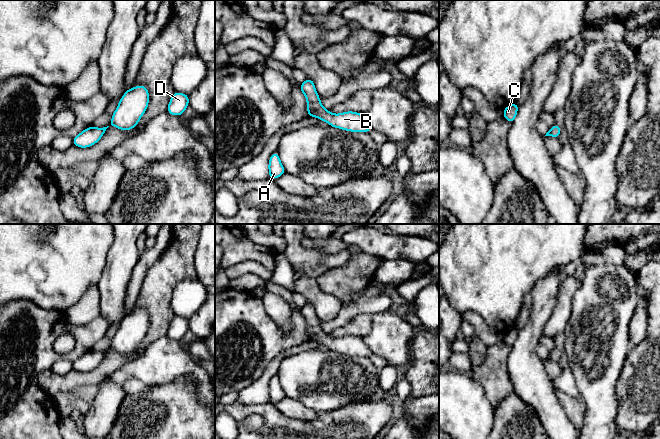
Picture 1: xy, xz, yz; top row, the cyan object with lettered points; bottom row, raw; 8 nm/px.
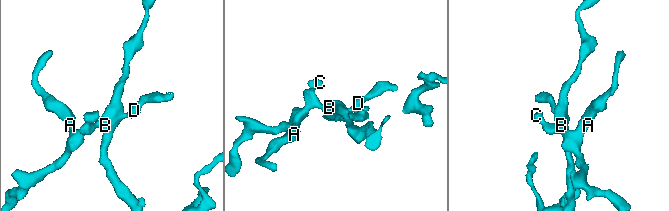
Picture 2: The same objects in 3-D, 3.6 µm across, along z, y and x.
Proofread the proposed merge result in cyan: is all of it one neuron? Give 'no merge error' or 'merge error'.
no merge error

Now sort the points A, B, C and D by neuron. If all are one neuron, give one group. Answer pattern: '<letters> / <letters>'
A B C D

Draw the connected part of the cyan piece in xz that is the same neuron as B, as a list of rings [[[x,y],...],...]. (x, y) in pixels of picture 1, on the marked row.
[[[307,78],[301,83],[299,89],[306,97],[308,117],[317,117],[321,121],[326,121],[329,126],[350,132],[369,133],[372,130],[362,113],[347,111],[333,114],[326,110],[320,101],[312,79]]]

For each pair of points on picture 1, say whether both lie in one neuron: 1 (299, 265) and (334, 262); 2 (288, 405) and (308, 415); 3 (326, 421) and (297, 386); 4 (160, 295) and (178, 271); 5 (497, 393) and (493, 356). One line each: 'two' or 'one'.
1: one
2: one
3: two
4: one
5: one

